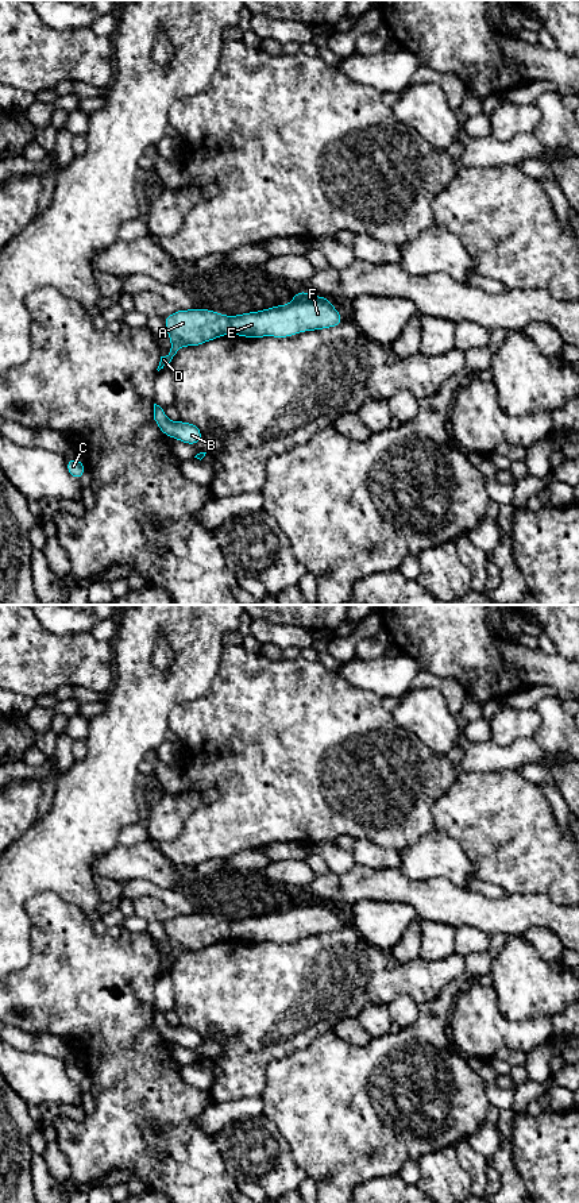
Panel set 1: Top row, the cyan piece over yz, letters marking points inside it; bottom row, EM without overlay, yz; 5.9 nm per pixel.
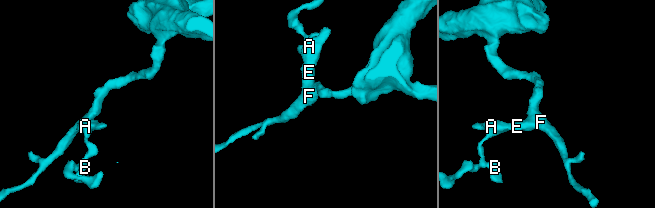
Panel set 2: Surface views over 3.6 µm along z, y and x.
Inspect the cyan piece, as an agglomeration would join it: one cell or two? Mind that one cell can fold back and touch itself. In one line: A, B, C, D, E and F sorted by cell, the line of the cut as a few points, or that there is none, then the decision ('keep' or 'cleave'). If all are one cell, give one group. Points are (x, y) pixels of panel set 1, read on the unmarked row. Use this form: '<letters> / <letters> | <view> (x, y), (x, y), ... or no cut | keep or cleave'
A B C D / E F | yz (230, 922), (231, 937) | cleave

